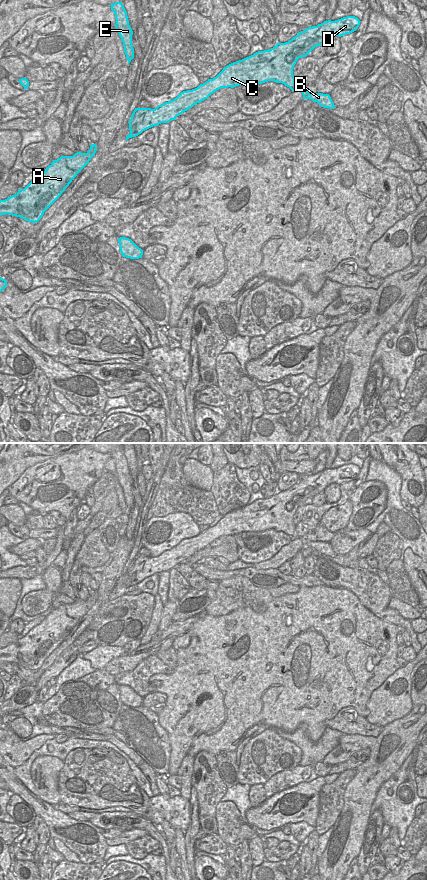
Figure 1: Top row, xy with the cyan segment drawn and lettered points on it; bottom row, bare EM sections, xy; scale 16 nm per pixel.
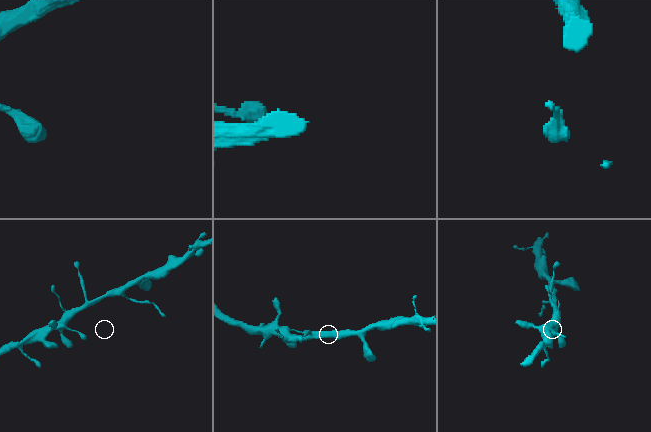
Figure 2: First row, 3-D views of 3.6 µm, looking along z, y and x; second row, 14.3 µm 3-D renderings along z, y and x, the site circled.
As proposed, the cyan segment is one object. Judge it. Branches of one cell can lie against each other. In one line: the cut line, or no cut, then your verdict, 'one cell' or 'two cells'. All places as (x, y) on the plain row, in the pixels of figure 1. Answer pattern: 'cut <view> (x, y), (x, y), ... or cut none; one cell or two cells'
cut xy (304, 537), (302, 542); two cells

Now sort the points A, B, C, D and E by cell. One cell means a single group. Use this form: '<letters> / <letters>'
A C D E / B

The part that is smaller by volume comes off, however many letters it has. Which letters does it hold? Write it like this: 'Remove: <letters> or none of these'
Remove: B

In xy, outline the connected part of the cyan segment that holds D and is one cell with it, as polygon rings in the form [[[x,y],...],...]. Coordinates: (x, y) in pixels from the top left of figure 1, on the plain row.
[[[355,464],[335,469],[326,468],[299,480],[288,490],[277,491],[270,498],[258,499],[227,513],[213,527],[208,527],[195,537],[181,540],[173,548],[158,553],[155,557],[135,556],[129,568],[130,582],[126,584],[126,589],[153,574],[175,568],[177,564],[208,547],[221,536],[274,529],[284,532],[292,539],[299,538],[303,543],[304,537],[297,536],[296,525],[293,523],[297,508],[306,505],[315,495],[323,493],[332,483],[341,485],[356,479],[360,470]]]

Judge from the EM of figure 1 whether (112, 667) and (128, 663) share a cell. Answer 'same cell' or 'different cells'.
same cell

